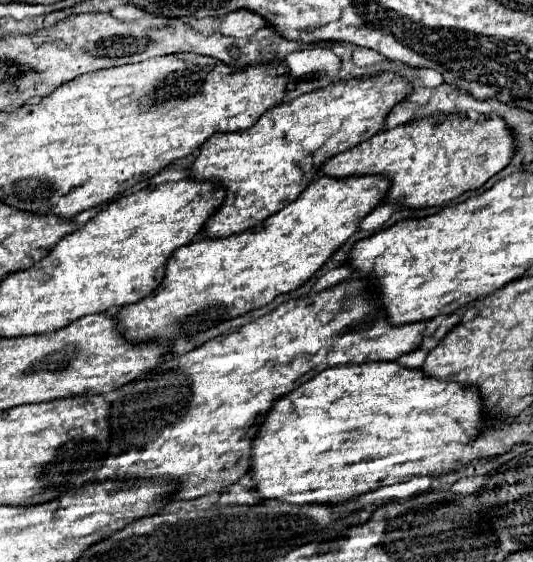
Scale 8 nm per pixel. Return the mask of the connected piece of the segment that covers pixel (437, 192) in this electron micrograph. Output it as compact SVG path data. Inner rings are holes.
M429 114L421 120L383 130L359 146L333 156L319 174L333 178L383 174L391 178L385 204L427 208L443 206L469 190L481 188L511 162L513 154L513 132L497 114L479 120L461 118L459 114Z

